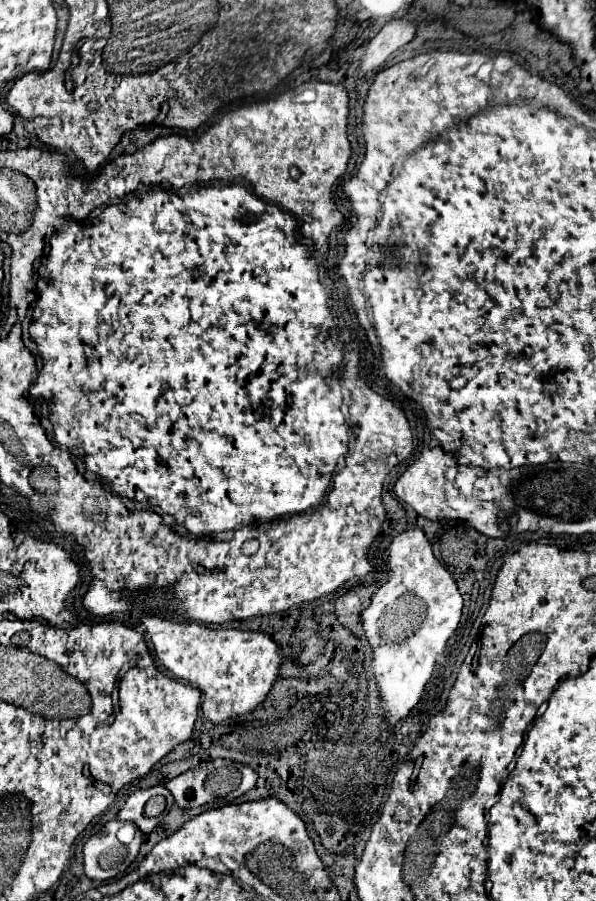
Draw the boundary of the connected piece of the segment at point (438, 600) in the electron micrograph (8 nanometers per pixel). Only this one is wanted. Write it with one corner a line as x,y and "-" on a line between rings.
412,527
398,533
388,545
390,579
372,595
372,603
362,613
362,623
370,645
374,647
374,673
382,695
382,709
388,725
400,721
420,701
424,685
432,677
434,661
444,651
446,641
456,631
462,615
462,595
454,577
438,563
422,529

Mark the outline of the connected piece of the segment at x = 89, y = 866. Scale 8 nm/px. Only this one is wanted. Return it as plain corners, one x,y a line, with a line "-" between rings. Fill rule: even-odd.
112,819
98,833
94,833
84,845
84,871
92,881
106,881
112,877
120,877
136,859
138,849
142,845
142,833
129,821

